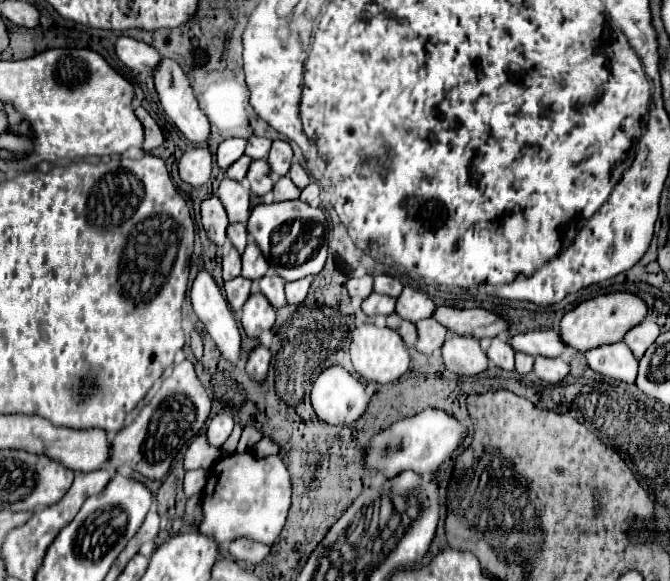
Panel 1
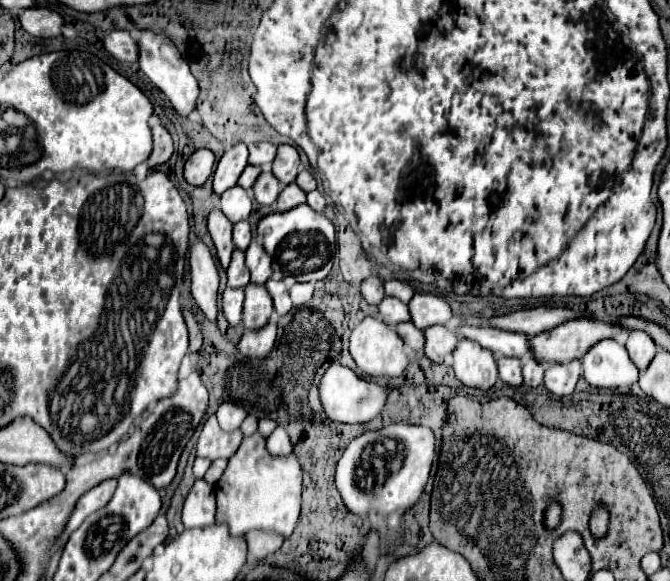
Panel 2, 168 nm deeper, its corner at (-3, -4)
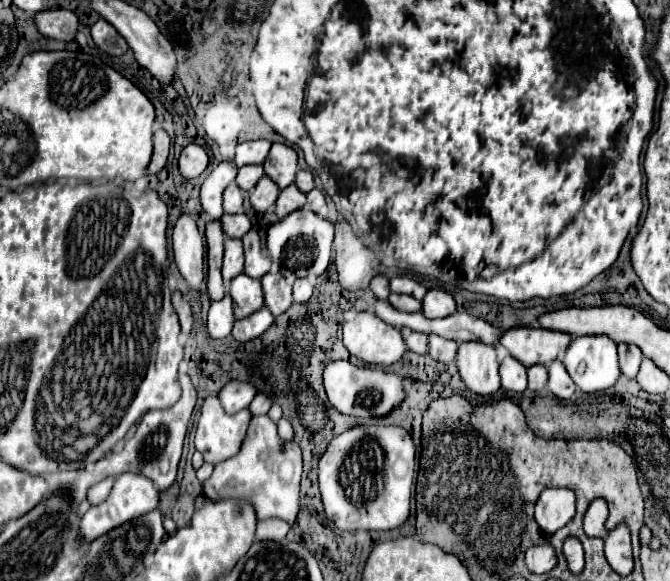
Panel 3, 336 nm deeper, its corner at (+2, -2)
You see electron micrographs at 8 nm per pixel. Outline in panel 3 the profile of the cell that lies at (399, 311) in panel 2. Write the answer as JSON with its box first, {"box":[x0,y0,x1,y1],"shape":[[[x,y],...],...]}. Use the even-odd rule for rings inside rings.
{"box":[388,293,420,311],"shape":[[[390,293],[388,301],[392,303],[392,307],[396,307],[398,311],[420,311],[420,301],[412,299],[410,295],[398,295],[398,293]]]}

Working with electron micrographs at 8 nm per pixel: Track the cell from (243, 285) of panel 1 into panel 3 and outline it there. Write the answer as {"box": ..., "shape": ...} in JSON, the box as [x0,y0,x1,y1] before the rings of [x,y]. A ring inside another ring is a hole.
{"box":[208,293,234,339],"shape":[[[226,293],[224,299],[212,301],[208,311],[208,333],[214,339],[222,339],[230,335],[234,325],[234,311],[232,311],[232,297]]]}

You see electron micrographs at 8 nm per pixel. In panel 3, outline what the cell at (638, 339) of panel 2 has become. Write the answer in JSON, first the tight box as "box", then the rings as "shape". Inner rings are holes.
{"box":[618,343,644,377],"shape":[[[618,343],[618,357],[620,357],[620,369],[626,377],[636,377],[640,363],[644,359],[640,347],[630,345],[630,343]]]}

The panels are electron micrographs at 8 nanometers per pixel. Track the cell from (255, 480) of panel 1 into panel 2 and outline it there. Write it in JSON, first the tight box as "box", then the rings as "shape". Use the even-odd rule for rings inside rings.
{"box":[215,433,301,537],"shape":[[[253,433],[243,439],[241,449],[229,459],[229,465],[223,477],[215,485],[217,495],[217,523],[227,523],[233,535],[245,535],[253,529],[261,531],[279,531],[289,537],[297,525],[299,509],[301,509],[301,465],[299,459],[291,455],[271,455],[265,447],[265,437],[261,433]]]}

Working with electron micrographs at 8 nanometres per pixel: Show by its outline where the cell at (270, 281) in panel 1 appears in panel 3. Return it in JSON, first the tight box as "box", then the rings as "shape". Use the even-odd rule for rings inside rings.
{"box":[260,273,292,317],"shape":[[[266,273],[260,281],[264,289],[264,305],[274,317],[282,315],[292,305],[292,287],[280,273]]]}

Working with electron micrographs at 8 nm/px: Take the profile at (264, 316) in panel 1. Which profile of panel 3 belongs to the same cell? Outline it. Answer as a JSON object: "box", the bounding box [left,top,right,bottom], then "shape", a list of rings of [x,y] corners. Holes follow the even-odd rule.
{"box":[230,273,264,319],"shape":[[[244,273],[232,281],[230,295],[234,299],[236,319],[244,319],[244,317],[256,313],[264,305],[264,293],[260,291],[260,281],[256,281]]]}

